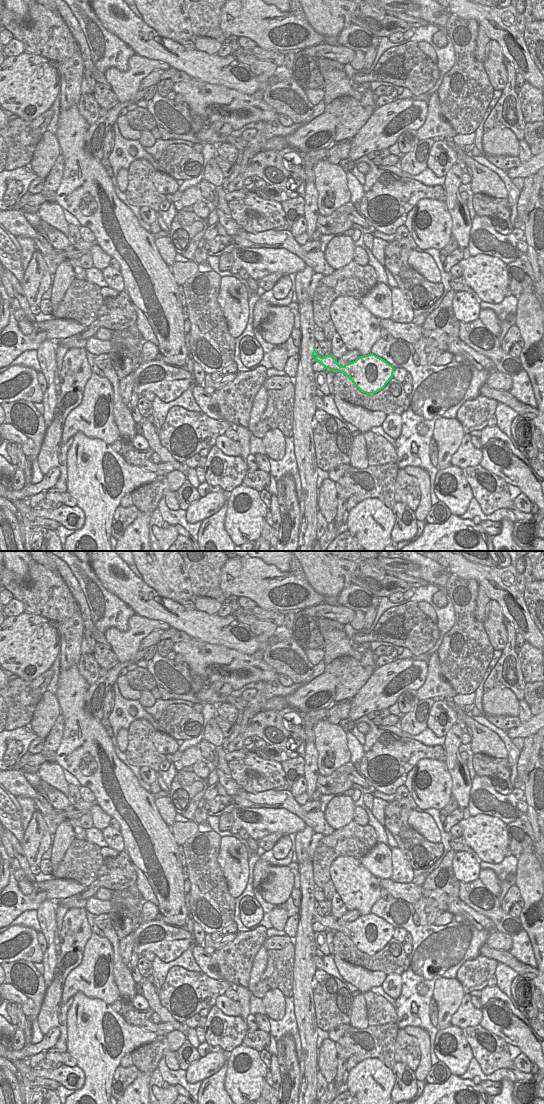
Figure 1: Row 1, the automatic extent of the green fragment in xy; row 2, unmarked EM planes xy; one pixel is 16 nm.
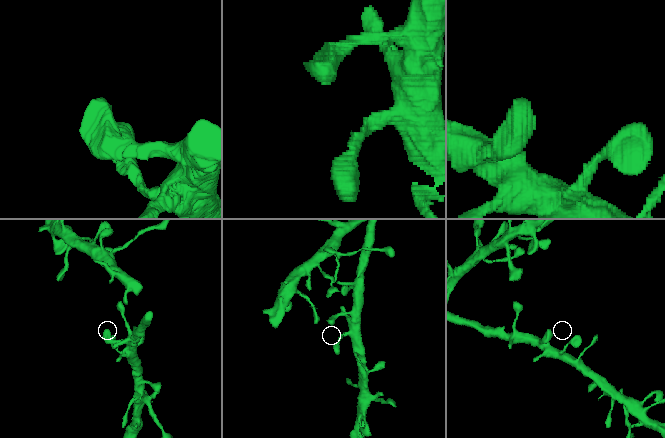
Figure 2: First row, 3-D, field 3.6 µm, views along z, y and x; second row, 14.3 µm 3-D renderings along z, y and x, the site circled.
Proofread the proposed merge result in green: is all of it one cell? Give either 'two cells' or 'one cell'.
one cell

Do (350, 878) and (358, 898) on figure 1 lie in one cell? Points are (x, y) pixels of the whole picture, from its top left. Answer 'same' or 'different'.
same

